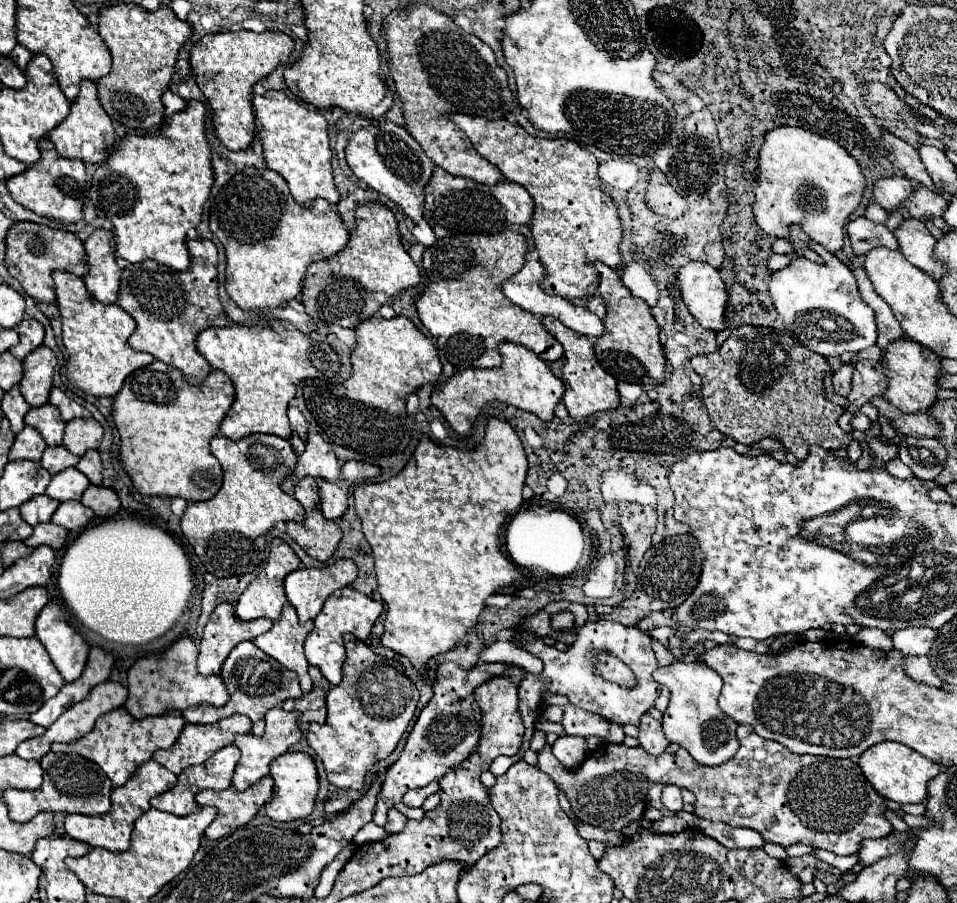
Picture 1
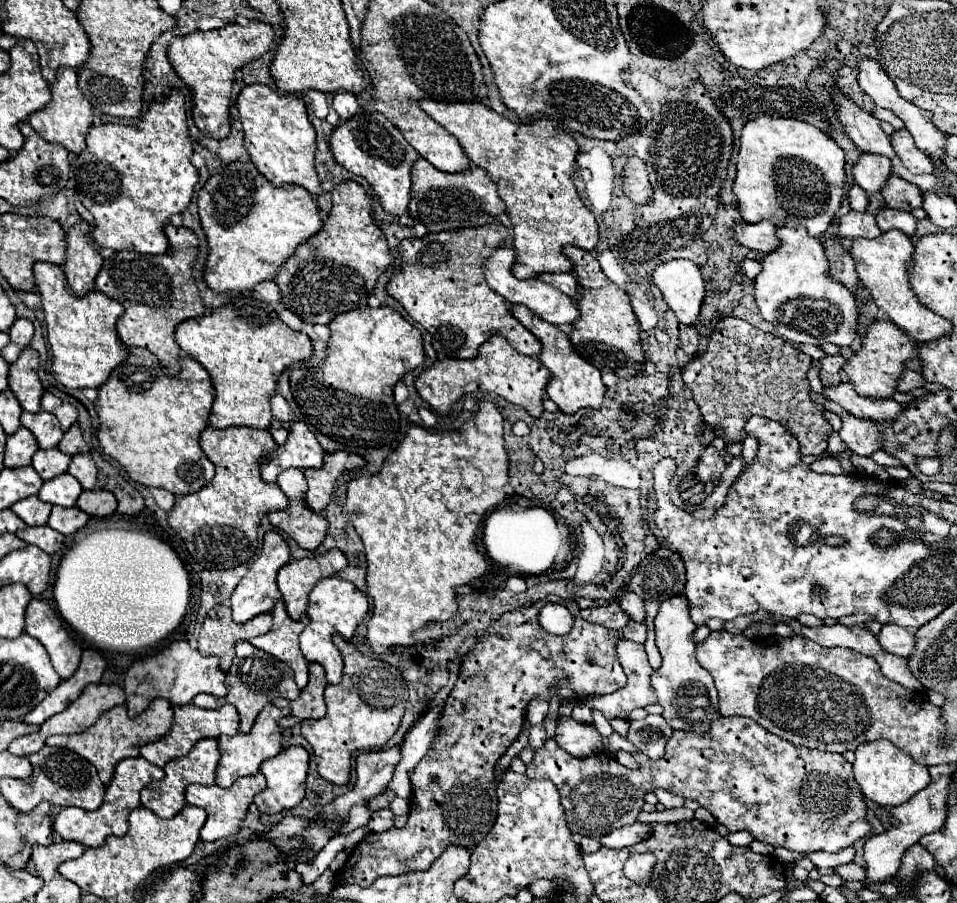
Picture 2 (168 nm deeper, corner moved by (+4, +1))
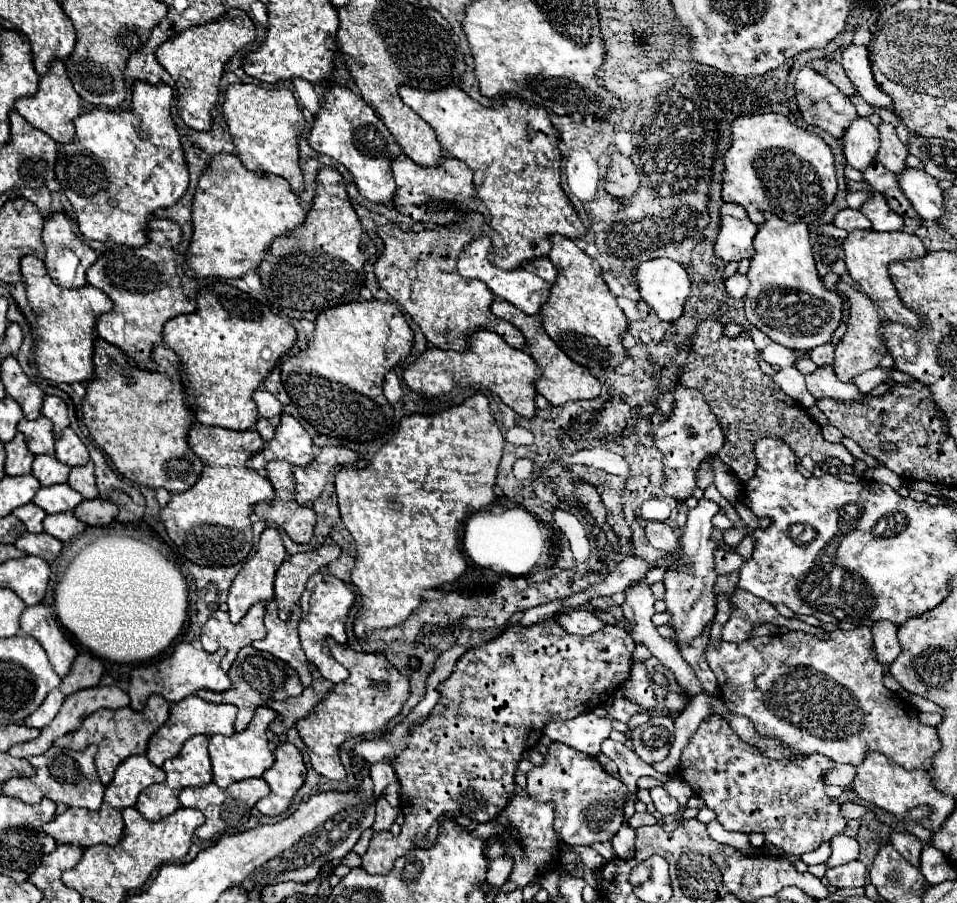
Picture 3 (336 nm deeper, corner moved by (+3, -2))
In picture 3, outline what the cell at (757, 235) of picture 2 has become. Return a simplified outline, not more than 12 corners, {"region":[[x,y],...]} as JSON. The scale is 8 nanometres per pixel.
{"region":[[724,203],[714,255],[740,261],[754,255],[758,231],[740,205]]}

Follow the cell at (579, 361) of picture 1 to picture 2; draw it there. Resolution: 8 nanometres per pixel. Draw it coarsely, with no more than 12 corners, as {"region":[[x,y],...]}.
{"region":[[525,306],[511,312],[543,344],[547,396],[565,414],[601,408],[601,372],[569,334]]}

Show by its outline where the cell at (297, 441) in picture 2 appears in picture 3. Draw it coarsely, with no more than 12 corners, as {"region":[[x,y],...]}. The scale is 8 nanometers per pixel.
{"region":[[280,417],[276,435],[248,459],[264,475],[266,463],[284,459],[310,465],[312,437],[294,417]]}

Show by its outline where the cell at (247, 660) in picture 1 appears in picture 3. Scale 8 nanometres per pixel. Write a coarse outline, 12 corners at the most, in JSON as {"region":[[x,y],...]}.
{"region":[[244,647],[224,693],[200,689],[210,703],[238,707],[236,731],[270,699],[304,691],[284,661]]}

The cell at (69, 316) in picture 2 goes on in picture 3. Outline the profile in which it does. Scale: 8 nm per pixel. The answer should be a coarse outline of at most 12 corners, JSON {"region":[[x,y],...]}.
{"region":[[20,259],[36,315],[34,361],[50,383],[94,377],[94,325],[112,309],[98,287],[58,287]]}

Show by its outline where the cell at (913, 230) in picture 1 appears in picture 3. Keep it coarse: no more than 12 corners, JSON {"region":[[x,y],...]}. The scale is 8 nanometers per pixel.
{"region":[[882,193],[860,211],[874,231],[898,231],[904,219],[886,205]]}

